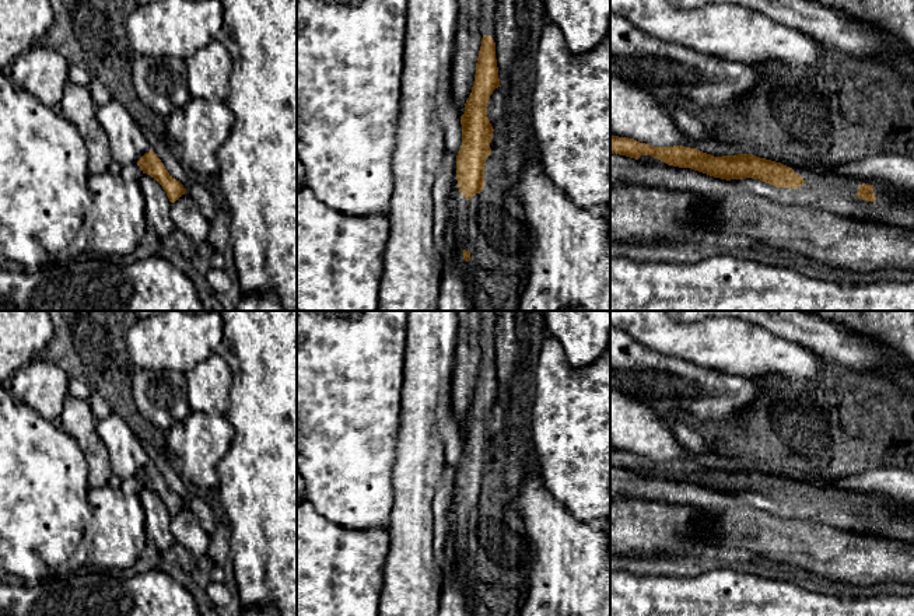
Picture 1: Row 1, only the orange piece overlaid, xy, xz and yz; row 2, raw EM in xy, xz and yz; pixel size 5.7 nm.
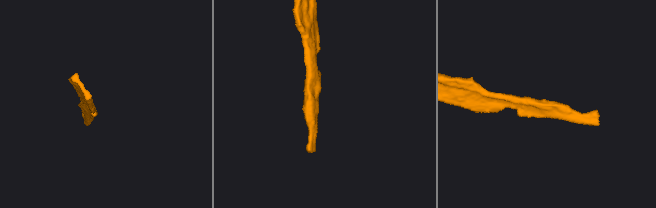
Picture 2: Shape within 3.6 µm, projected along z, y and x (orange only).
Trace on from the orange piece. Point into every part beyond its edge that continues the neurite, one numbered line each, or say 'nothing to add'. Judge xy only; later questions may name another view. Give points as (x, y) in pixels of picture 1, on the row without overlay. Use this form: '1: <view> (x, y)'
nothing to add

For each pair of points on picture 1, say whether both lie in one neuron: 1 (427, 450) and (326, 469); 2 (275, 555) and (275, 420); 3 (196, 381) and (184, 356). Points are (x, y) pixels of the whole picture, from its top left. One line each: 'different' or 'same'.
1: different
2: same
3: different

